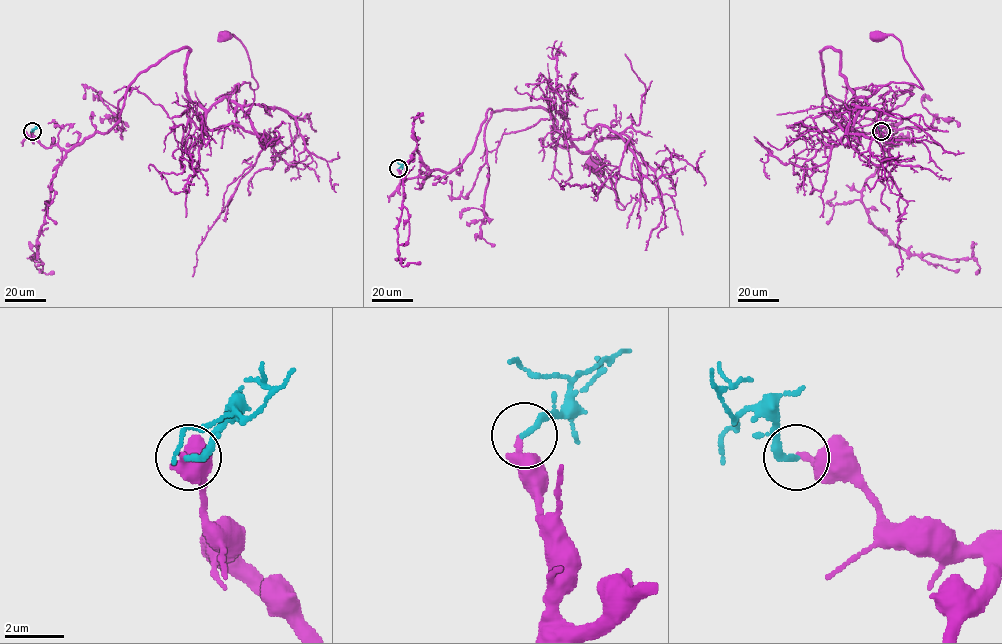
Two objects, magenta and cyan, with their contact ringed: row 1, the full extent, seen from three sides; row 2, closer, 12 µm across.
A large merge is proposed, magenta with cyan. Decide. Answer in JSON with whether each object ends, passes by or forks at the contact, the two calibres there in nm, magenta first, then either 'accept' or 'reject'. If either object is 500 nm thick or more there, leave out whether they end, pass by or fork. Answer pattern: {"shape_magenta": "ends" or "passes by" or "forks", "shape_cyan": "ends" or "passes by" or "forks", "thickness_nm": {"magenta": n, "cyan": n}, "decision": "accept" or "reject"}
{"shape_magenta": "ends", "shape_cyan": "ends", "thickness_nm": {"magenta": 320, "cyan": 240}, "decision": "reject"}

